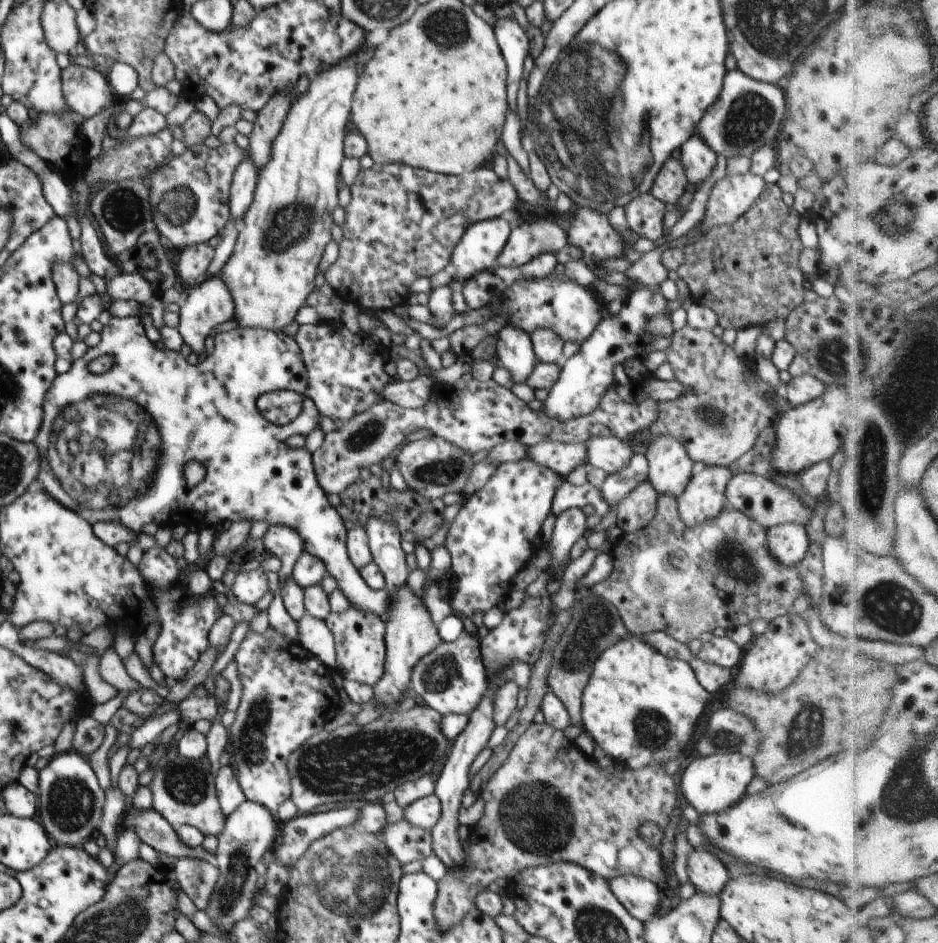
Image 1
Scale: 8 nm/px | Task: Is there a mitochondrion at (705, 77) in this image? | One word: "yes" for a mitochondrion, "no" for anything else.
no

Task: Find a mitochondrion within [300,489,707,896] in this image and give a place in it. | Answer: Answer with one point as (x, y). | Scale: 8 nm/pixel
(536, 822)

